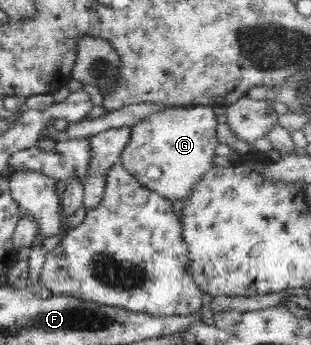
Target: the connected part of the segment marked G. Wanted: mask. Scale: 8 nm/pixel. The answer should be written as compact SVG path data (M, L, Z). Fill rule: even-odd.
M209 105L170 107L152 114L148 119L132 126L130 140L122 152L121 166L143 187L168 200L184 201L204 174L215 168L212 158L216 156L216 148L221 143L218 140L216 126L218 126L216 114ZM150 166L159 168L162 175L156 179L150 178L146 174Z

